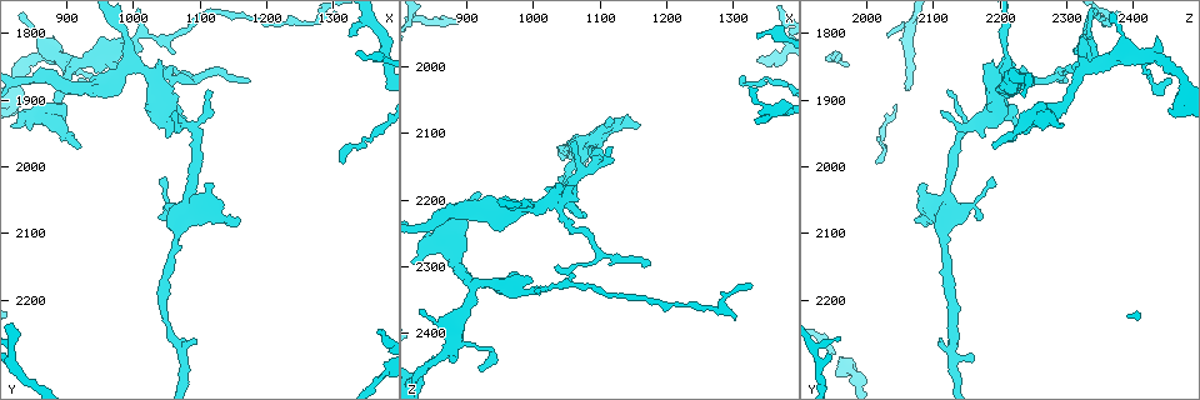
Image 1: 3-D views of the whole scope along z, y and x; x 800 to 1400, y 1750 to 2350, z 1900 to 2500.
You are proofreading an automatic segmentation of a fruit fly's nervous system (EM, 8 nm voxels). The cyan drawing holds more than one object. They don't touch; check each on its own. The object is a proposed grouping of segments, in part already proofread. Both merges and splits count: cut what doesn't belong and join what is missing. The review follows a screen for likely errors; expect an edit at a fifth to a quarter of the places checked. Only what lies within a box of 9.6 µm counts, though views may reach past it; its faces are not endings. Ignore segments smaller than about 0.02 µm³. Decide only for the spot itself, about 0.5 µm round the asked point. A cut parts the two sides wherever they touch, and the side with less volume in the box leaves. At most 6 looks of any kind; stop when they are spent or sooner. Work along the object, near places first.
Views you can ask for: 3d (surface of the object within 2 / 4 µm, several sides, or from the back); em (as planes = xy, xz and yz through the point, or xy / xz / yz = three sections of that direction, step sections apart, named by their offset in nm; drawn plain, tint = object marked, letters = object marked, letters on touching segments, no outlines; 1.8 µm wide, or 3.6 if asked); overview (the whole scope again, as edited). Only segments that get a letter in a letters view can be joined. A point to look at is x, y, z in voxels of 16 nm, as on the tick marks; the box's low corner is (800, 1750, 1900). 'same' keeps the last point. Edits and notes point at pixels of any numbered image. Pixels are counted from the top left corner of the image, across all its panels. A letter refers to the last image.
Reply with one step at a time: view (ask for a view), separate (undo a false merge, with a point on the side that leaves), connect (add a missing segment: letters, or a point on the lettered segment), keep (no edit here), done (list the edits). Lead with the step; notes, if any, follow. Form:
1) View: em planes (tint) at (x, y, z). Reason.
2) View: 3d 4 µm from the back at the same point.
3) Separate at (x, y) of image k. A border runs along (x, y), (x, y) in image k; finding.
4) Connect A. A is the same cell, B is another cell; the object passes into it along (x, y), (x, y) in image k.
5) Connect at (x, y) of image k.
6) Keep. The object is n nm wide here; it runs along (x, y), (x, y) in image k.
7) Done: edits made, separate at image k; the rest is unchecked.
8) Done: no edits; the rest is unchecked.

View: em planes (letters) at (1000, 1845, 2210). Three-way junction.

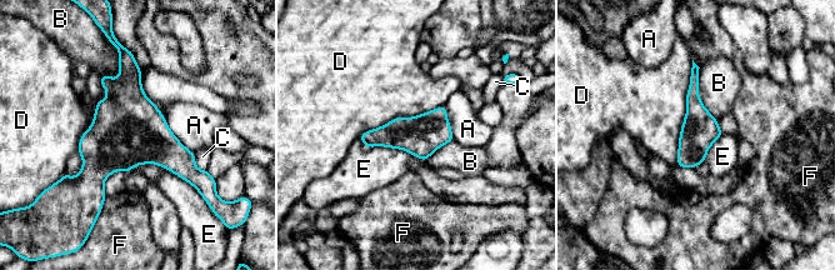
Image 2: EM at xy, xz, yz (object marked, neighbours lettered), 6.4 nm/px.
Keep. The longest contact is with D, 700 nm; A, B, C, D, E and F are other cells; a border runs along (693, 60), (676, 165) in image 2; continuous, no second neuron.

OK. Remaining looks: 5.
View: 3d 2 µm at (1080, 1940, 2225). An open end.

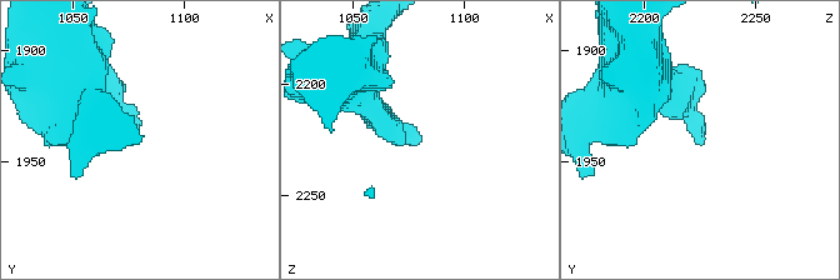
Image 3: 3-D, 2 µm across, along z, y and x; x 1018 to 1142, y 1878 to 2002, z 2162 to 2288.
View: em planes (letters) at (1077, 1941, 2226). Need the tissue.

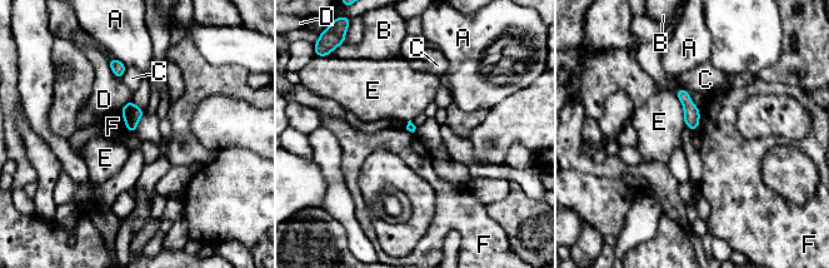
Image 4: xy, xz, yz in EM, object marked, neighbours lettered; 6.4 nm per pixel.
Keep. A, B, C, D, E and F are other cells; a border runs along (120, 110), (129, 133) in image 4; no lettered segment goes on from it.

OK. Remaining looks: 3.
View: em xz step 16 (letters) at (1155, 2085, 2095). Branch stops here.

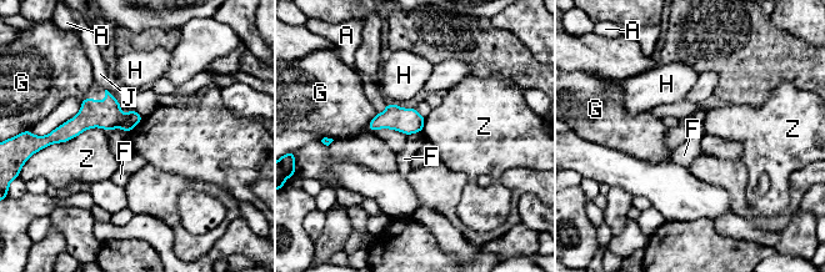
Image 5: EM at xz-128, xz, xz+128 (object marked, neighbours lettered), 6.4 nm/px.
View: em planes (letters) at the same point.

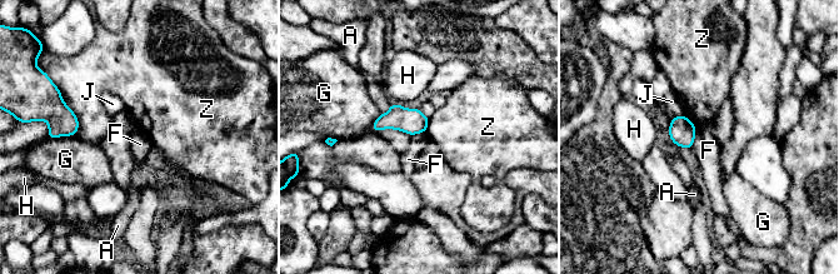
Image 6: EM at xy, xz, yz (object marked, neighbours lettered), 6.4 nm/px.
Keep. A, F, G, H, J and Z are other cells; a border runs along (697, 129), (694, 144), (690, 148) in image 6; none of them fits.

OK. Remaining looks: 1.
Done: no edits; the rest is unchecked.

